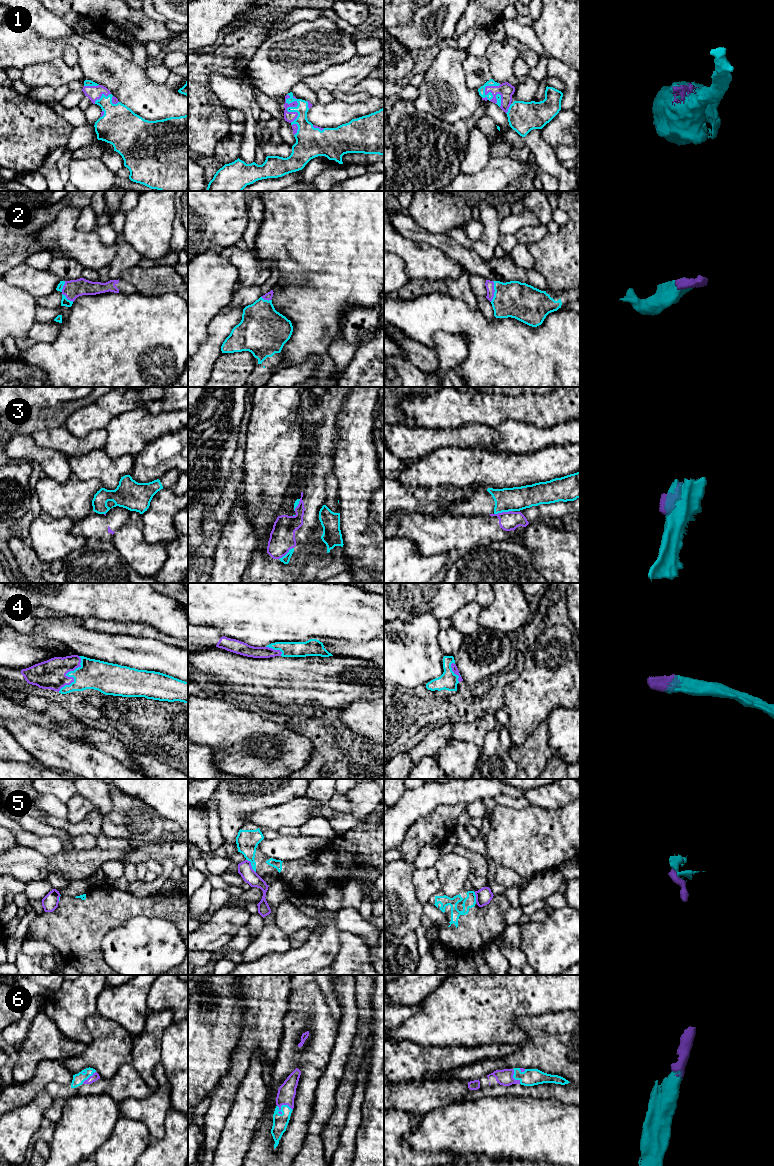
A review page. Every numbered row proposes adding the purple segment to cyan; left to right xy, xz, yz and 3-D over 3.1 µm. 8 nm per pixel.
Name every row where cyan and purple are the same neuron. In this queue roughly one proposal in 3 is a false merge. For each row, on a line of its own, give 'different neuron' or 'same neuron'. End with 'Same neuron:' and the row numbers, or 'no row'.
1: same neuron
2: same neuron
3: different neuron
4: same neuron
5: different neuron
6: same neuron
Same neuron: 1, 2, 4, 6

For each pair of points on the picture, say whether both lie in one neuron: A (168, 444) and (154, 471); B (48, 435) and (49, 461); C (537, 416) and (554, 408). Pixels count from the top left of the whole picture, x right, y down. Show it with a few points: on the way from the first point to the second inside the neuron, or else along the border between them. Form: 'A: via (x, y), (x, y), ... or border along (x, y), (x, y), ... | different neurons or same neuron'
A: via (168, 451), (161, 464) | same neuron
B: border along (30, 435), (38, 446), (56, 449), (68, 457) | different neurons
C: via (541, 412), (550, 410) | same neuron

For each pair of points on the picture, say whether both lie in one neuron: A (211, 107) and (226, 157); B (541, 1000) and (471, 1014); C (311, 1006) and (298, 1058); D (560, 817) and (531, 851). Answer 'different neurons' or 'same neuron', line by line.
A: different neurons
B: same neuron
C: same neuron
D: same neuron

